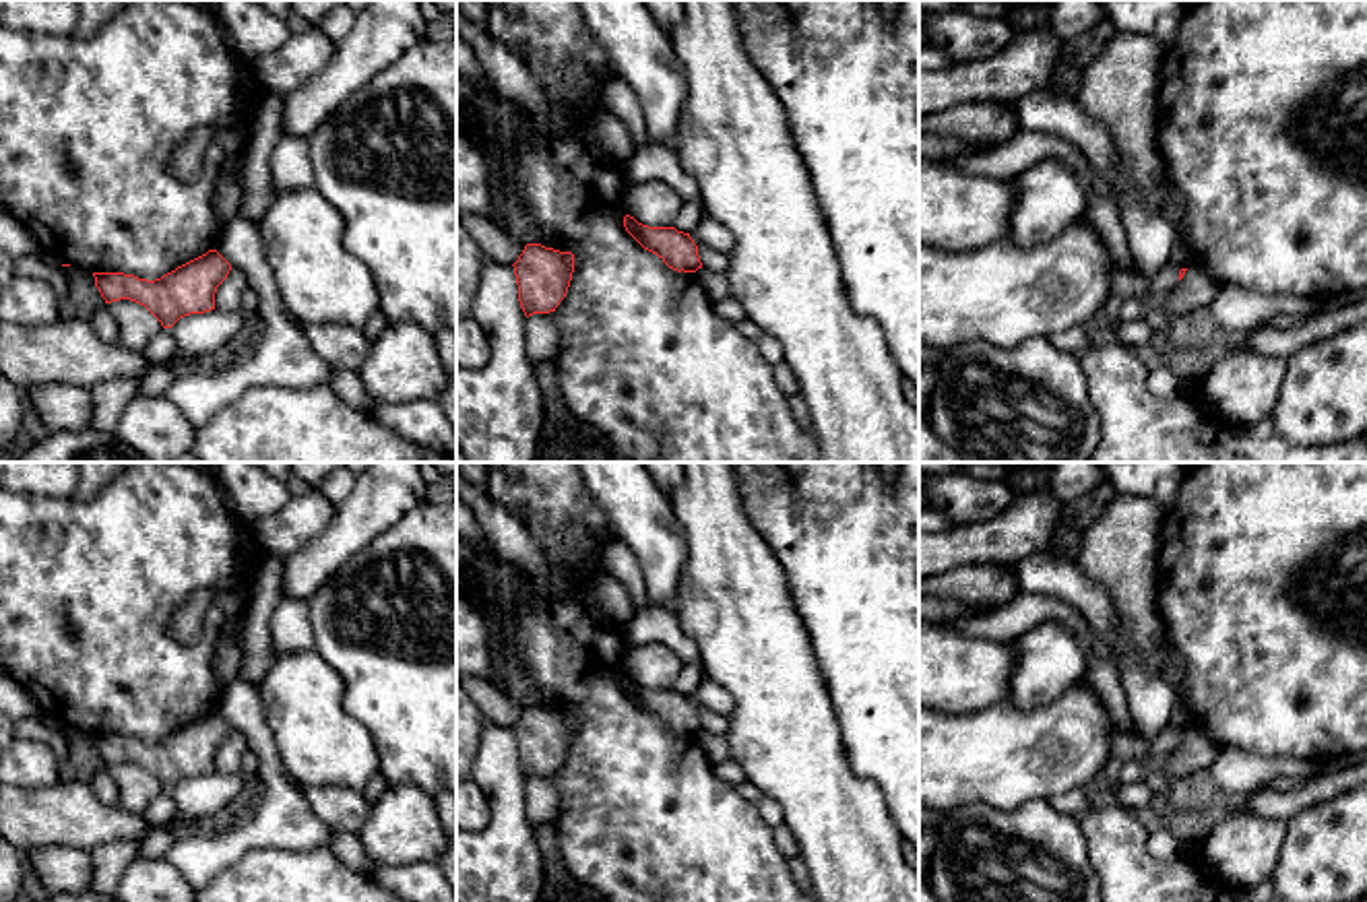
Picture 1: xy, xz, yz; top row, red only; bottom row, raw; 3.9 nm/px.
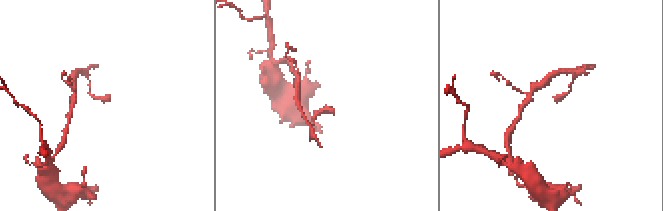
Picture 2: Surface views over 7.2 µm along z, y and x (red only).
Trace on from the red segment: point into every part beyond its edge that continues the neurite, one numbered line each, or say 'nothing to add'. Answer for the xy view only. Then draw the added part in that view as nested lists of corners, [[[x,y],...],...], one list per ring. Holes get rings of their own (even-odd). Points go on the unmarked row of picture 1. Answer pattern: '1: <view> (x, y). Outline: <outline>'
nothing to add

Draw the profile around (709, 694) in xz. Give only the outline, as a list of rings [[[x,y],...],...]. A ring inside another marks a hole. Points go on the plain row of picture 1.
[[[704,677],[698,689],[690,696],[690,700],[706,710],[712,710],[721,716],[729,716],[733,712],[733,698],[727,689],[723,689],[717,681]]]

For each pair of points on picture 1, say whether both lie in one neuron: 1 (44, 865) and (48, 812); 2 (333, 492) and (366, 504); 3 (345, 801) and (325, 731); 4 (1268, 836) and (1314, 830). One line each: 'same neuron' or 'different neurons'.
1: different neurons
2: different neurons
3: different neurons
4: different neurons

